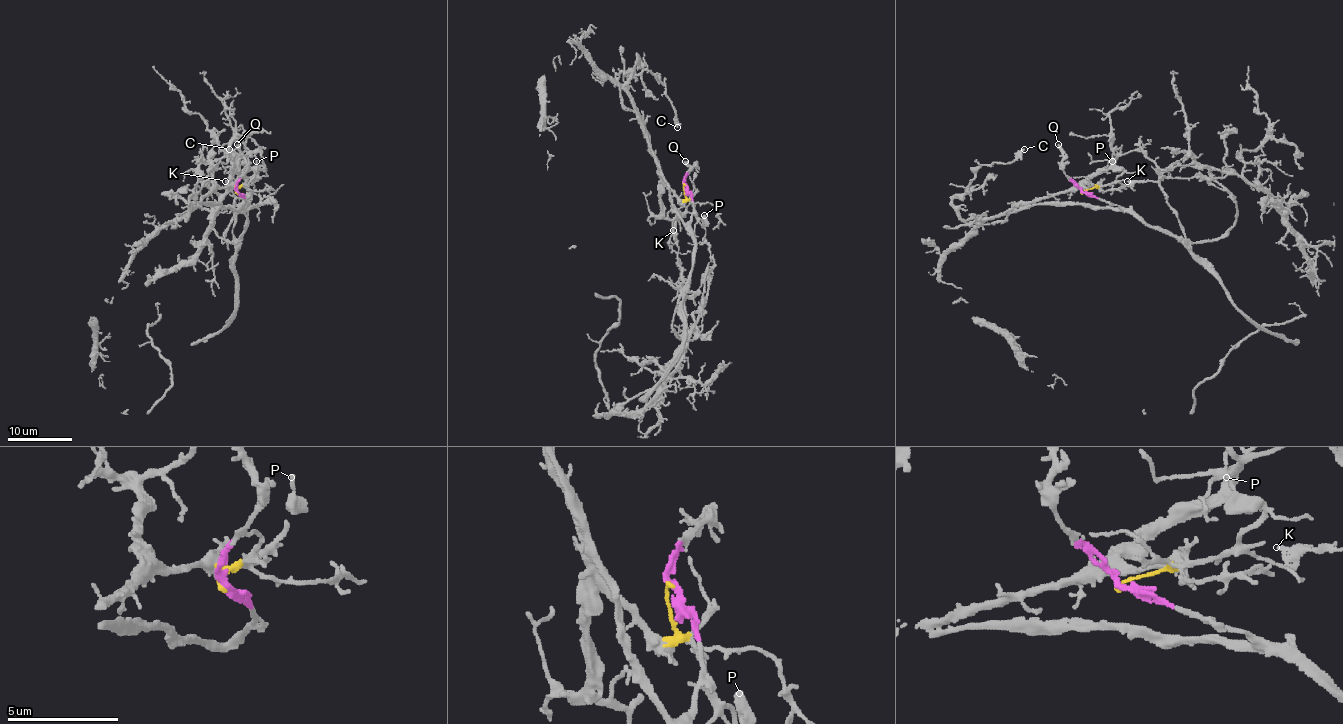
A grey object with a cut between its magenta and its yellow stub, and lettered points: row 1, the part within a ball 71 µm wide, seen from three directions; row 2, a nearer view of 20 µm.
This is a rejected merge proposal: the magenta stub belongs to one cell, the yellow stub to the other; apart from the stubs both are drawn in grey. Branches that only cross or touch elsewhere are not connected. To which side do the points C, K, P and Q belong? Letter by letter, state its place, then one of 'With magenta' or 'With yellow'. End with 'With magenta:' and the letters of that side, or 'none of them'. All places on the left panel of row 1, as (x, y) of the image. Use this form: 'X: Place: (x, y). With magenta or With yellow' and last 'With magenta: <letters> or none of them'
C: Place: (229, 149). With yellow
K: Place: (225, 181). With magenta
P: Place: (256, 161). With yellow
Q: Place: (237, 144). With magenta
With magenta: K, Q

